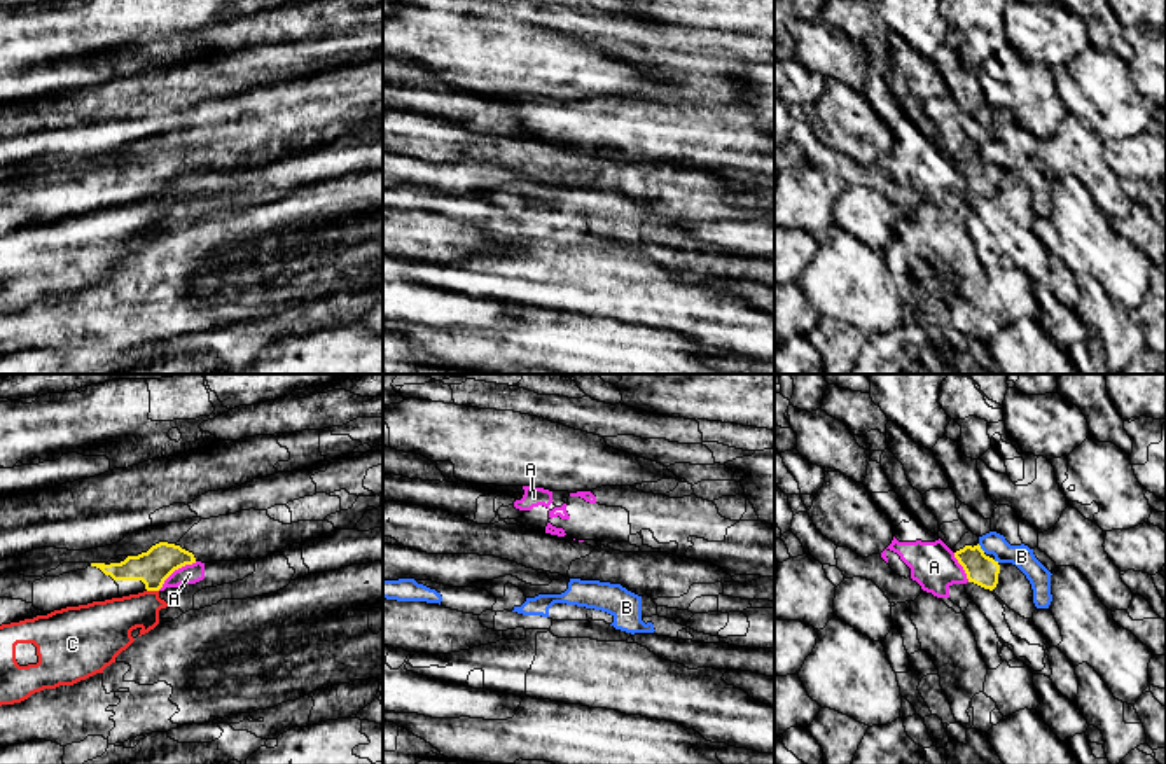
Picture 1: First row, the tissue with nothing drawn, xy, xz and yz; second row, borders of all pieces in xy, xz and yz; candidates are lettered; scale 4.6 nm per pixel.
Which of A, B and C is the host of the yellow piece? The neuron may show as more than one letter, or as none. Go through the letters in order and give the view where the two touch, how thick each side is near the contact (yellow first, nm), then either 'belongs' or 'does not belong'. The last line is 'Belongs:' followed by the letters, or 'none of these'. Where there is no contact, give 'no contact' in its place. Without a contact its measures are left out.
A: contact in xy; calibres 160 and 90 nm; does not belong
B: contact in yz; calibres 140 and 100 nm; does not belong
C: contact in xy; calibres 160 and 200 nm; does not belong
Belongs: none of these

